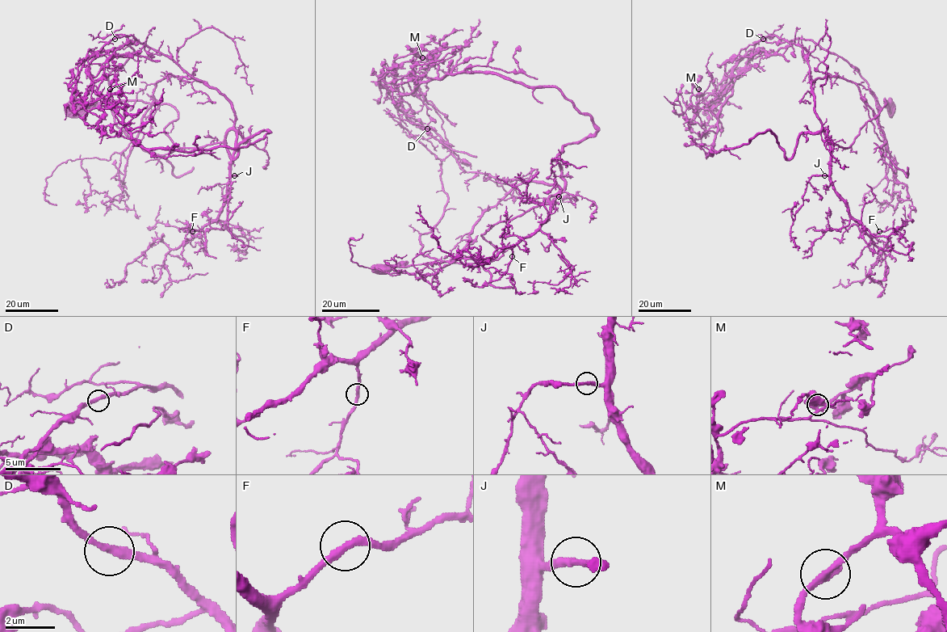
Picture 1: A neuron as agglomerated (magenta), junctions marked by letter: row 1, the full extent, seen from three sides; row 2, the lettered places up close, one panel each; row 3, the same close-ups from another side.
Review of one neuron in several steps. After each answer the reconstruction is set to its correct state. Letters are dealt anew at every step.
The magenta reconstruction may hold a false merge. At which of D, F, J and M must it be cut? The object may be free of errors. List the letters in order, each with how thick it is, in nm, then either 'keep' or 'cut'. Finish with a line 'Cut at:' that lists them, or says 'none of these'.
D: 280 nm thick; keep
F: 300 nm thick; keep
J: 280 nm thick; keep
M: 280 nm thick; cut
Cut at: M

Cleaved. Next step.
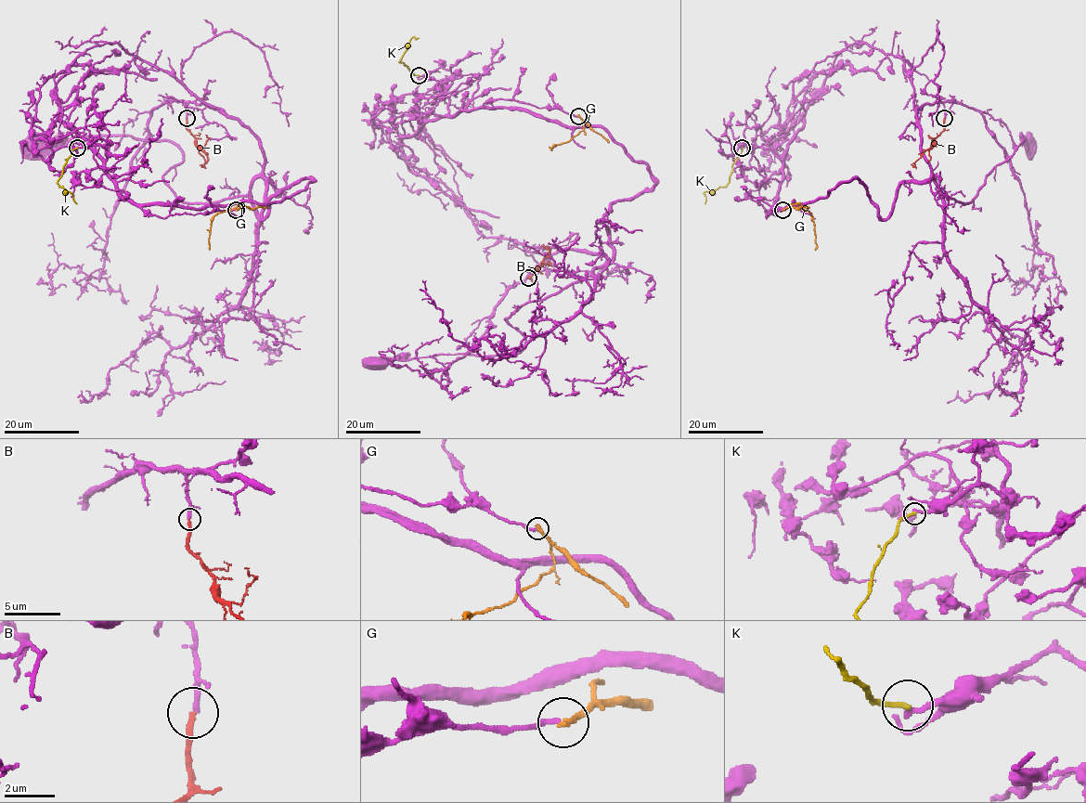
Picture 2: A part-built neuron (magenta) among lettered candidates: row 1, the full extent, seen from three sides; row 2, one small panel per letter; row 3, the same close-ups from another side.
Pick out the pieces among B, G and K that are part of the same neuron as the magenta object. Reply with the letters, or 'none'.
B

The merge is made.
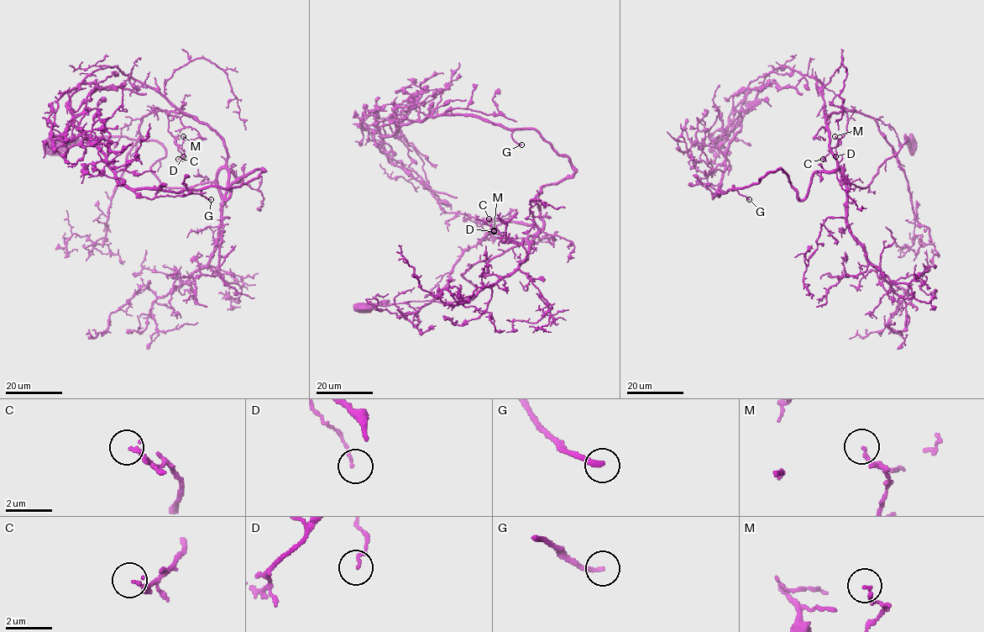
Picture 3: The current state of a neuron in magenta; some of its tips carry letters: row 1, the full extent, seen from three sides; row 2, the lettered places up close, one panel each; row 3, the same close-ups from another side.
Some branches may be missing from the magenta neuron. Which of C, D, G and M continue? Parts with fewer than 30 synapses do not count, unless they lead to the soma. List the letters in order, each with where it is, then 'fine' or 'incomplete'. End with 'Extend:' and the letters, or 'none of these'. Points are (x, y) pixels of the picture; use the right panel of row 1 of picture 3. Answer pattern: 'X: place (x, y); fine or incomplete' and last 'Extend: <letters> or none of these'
C: place (823, 159); fine
D: place (835, 156); fine
G: place (749, 199); incomplete
M: place (834, 136); fine
Extend: G

